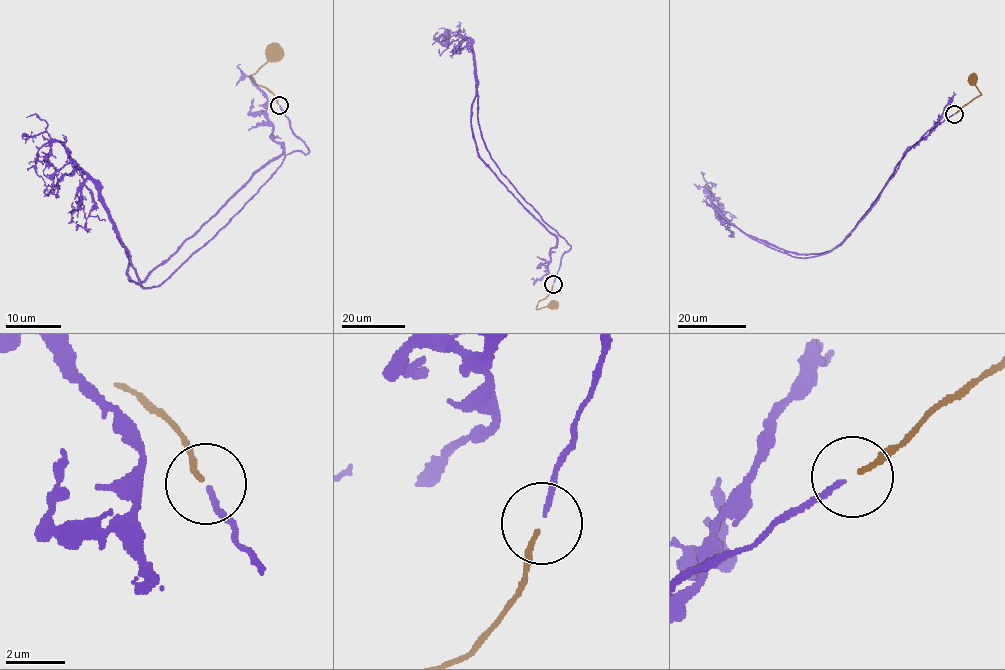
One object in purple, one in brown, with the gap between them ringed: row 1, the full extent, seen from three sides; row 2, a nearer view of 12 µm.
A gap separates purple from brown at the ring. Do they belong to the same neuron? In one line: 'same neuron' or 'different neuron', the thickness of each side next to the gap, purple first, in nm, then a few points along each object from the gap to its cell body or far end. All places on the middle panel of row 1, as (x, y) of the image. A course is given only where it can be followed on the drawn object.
same neuron | 160/170 nm | purple via (554, 283), (570, 246), (485, 146), (477, 84), (478, 157), (556, 237), (548, 272), (534, 283) | brown via (553, 284), (536, 308), (552, 303)

